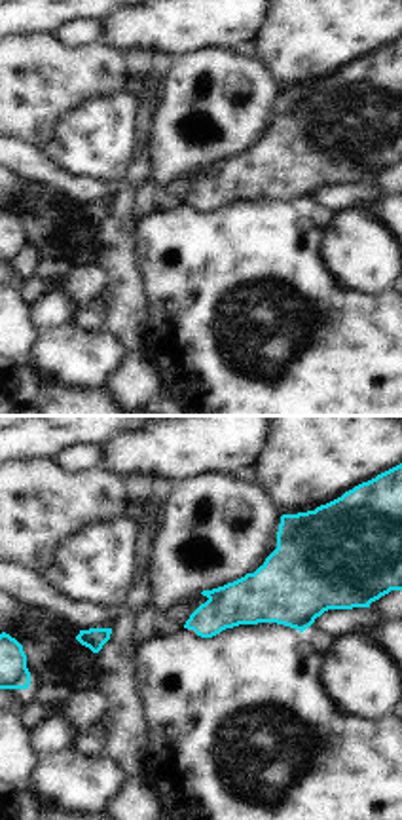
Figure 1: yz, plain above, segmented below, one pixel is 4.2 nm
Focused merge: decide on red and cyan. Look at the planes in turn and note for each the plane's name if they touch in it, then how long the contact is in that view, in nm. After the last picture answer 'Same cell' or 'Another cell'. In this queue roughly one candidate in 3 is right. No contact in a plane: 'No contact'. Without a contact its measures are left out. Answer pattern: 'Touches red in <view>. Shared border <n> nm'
Touches red in yz. Shared border 40 nm

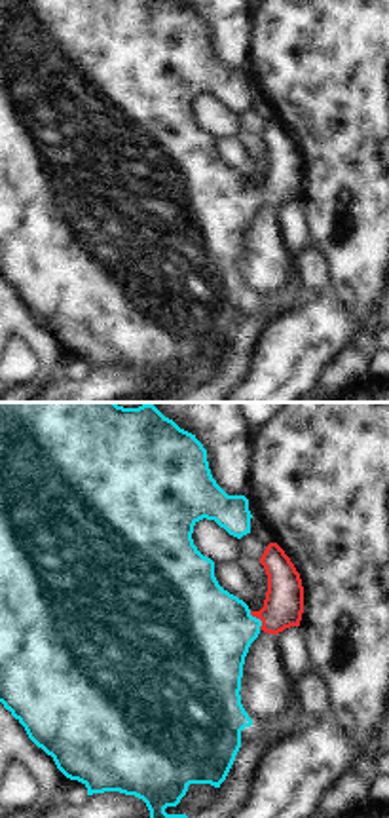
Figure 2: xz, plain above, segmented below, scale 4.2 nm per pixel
Touches red in xz. Shared border 90 nm

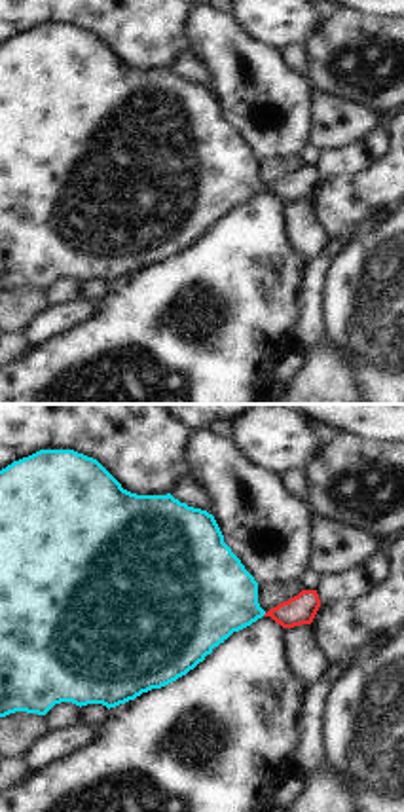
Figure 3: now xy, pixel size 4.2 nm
No contact

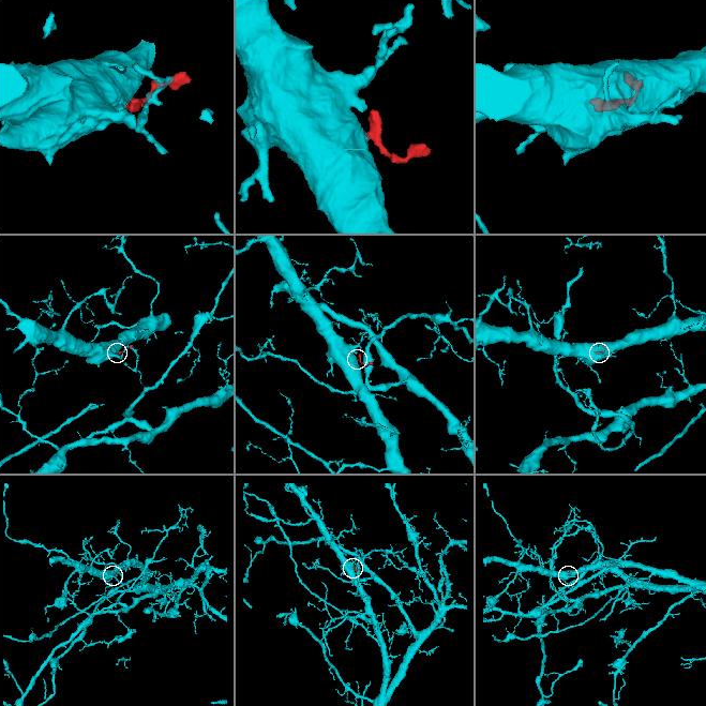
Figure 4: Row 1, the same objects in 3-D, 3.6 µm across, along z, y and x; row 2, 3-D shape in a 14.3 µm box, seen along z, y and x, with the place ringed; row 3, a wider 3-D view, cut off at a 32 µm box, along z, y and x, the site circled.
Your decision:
Same cell

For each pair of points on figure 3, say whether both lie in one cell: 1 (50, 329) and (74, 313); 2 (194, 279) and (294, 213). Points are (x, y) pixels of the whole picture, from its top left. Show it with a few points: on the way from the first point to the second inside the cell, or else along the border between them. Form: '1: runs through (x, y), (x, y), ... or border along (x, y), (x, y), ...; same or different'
1: runs through (55, 323), (69, 315); same
2: border along (283, 203), (283, 238), (302, 262); different

